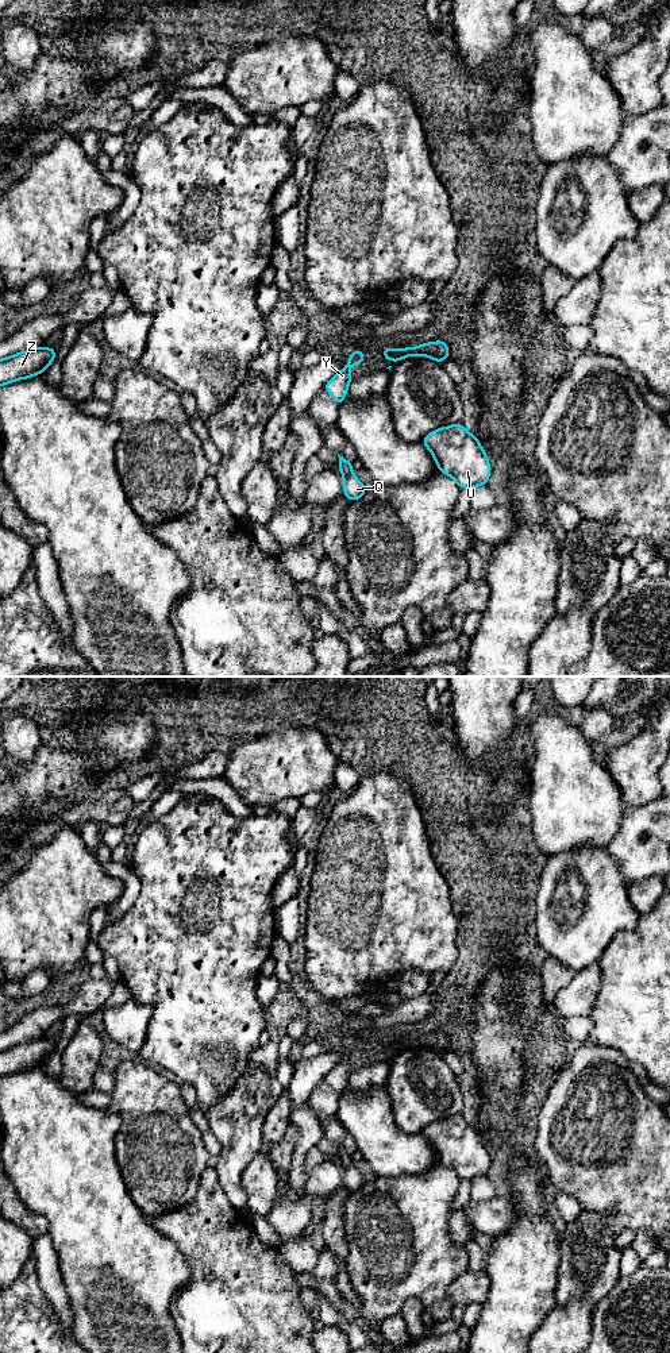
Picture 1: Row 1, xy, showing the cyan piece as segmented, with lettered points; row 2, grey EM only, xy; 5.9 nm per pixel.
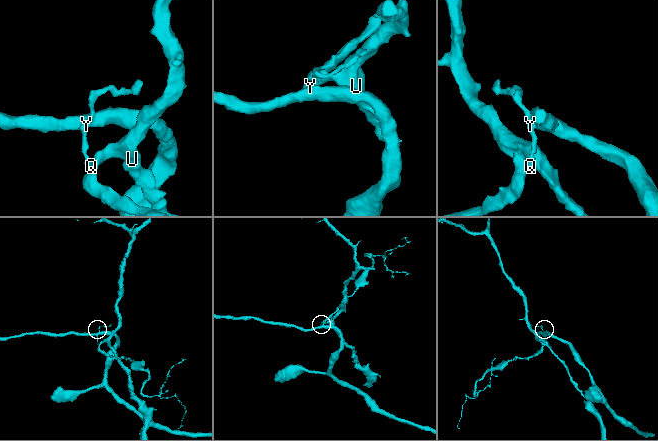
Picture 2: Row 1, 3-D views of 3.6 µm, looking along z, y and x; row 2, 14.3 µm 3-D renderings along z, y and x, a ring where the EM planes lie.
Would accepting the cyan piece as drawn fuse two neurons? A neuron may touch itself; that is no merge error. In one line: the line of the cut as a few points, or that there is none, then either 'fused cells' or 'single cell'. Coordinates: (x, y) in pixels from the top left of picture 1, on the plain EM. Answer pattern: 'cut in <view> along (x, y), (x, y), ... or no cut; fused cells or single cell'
cut in xy along (362, 1045), (361, 1051); fused cells

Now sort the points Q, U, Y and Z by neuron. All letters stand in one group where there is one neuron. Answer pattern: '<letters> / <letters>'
Q U Y / Z

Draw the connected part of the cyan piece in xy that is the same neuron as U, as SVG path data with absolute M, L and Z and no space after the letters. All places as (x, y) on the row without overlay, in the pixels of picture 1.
M461 1114L430 1123L421 1134L432 1145L439 1163L450 1167L461 1180L488 1176L492 1163L488 1148L478 1130Z

